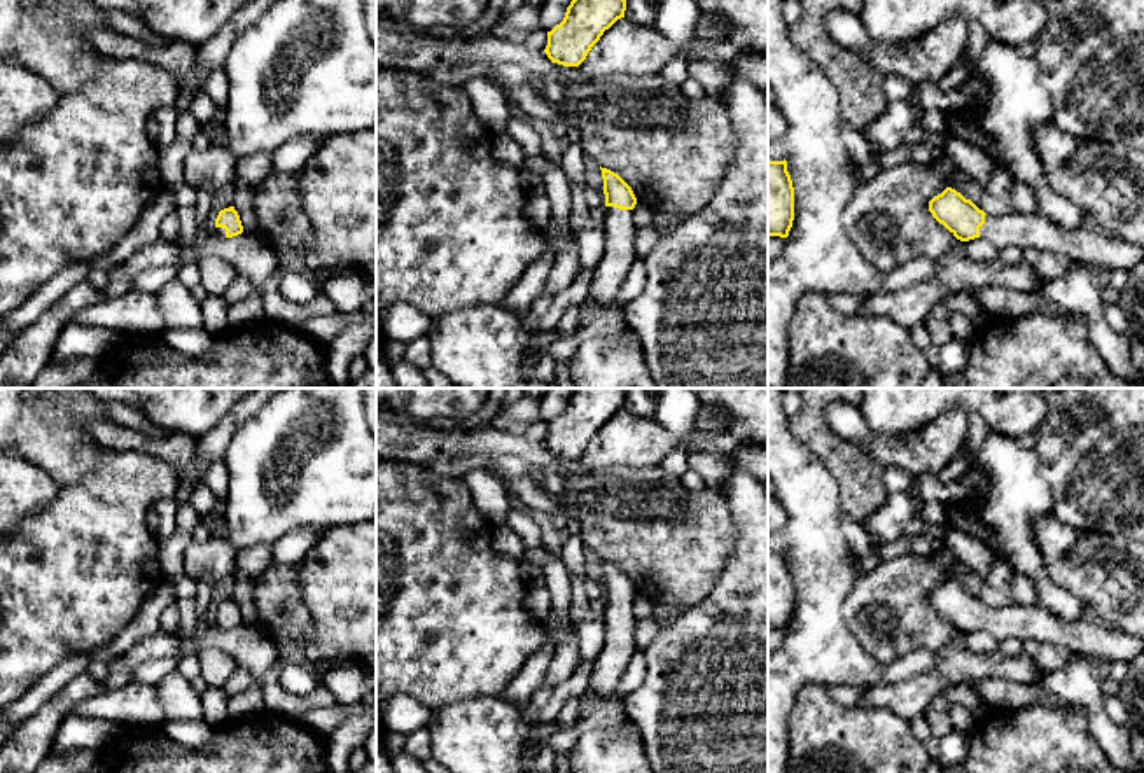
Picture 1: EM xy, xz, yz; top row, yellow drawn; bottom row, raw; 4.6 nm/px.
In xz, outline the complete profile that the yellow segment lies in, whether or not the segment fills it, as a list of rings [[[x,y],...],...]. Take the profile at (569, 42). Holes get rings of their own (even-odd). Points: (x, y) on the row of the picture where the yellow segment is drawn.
[[[572,0],[563,21],[548,31],[544,52],[553,63],[579,66],[624,10],[626,0]]]

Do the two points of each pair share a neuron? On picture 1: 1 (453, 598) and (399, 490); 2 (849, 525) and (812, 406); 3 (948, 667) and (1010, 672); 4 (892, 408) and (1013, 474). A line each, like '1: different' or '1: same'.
1: same
2: different
3: same
4: different

